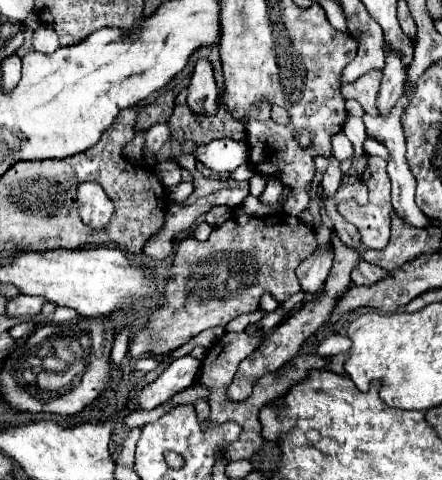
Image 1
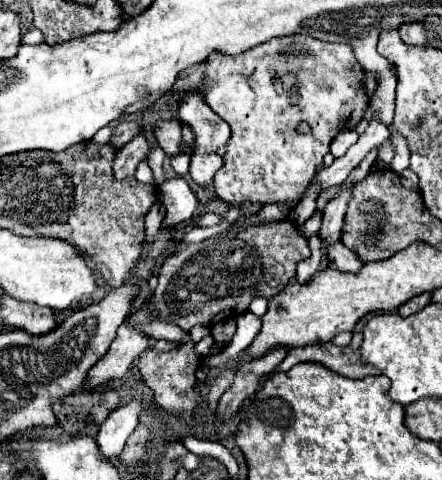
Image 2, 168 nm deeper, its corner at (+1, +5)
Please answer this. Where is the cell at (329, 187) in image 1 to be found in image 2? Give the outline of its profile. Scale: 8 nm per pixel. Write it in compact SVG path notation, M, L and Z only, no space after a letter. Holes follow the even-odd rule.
M316 211L300 228L301 236L309 239L311 236L316 235L321 227L322 218L322 213Z

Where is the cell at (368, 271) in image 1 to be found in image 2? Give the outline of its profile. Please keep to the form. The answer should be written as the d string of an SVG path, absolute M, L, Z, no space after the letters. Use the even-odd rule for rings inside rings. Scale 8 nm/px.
M341 242L333 244L331 248L327 248L327 258L341 270L341 272L353 272L357 274L363 266L361 258L357 254L353 254L349 248L345 248Z

